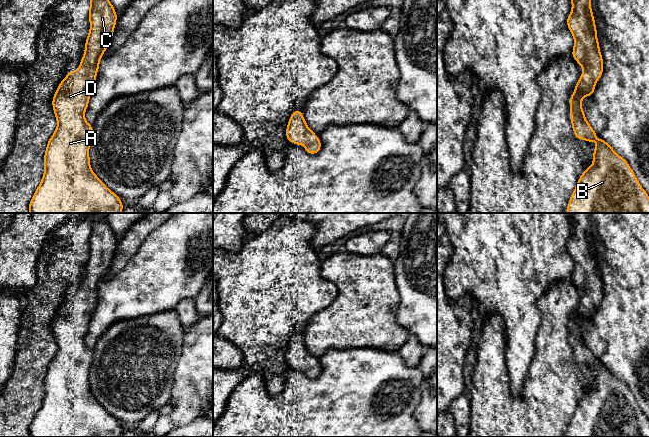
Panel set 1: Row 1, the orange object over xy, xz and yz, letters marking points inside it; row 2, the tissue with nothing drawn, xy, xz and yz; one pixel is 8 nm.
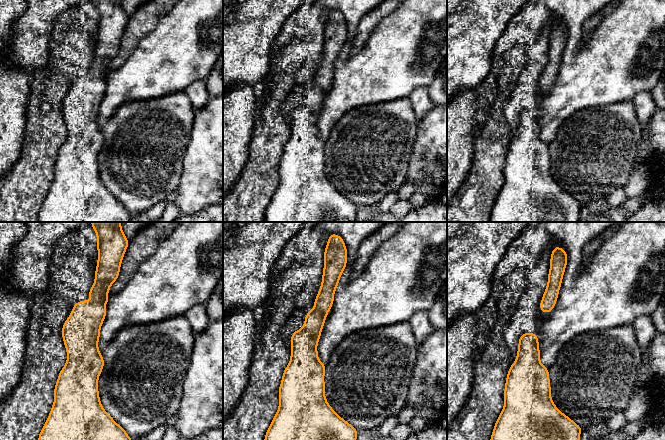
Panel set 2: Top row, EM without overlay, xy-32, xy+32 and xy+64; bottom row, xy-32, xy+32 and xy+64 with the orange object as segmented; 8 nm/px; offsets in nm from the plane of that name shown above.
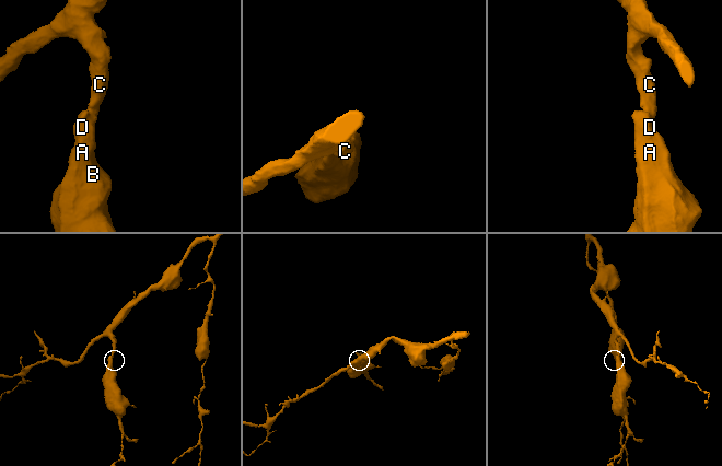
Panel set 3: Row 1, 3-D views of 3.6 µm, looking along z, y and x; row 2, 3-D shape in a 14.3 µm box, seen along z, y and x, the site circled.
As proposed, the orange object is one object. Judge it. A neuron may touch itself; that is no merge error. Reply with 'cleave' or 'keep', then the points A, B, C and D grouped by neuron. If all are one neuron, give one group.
keep; groups A B C D

